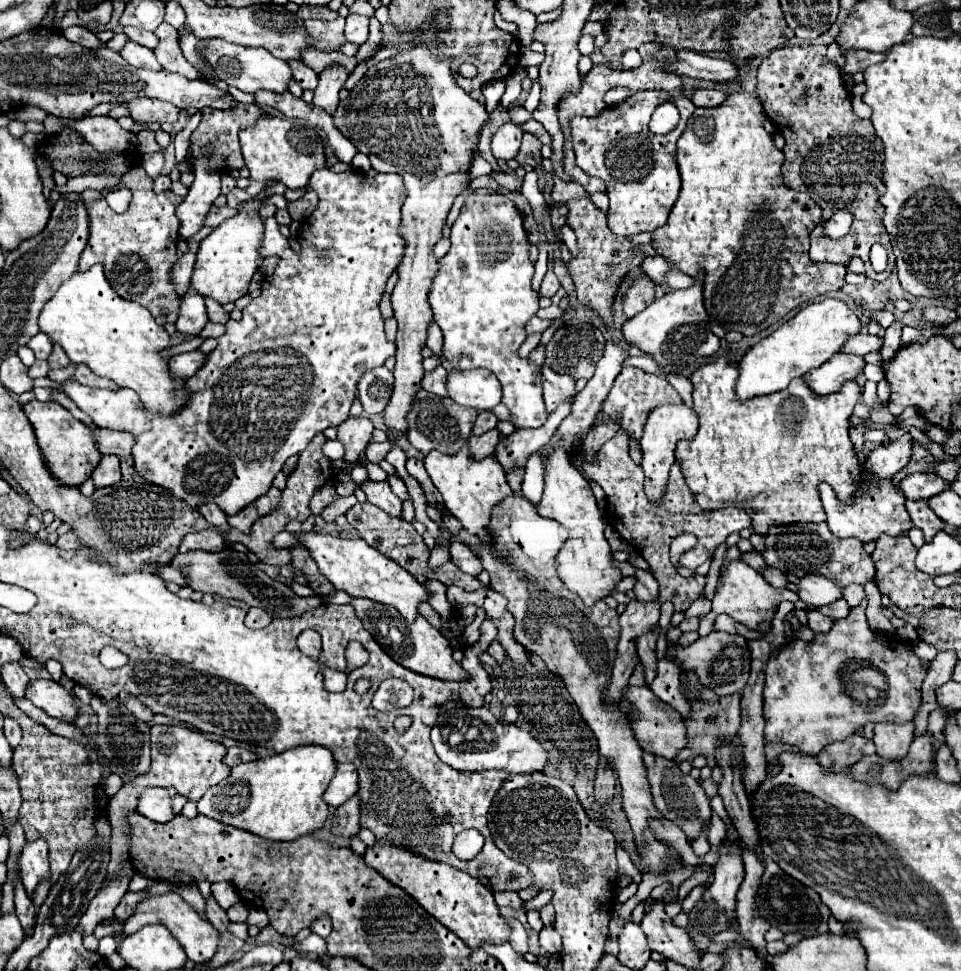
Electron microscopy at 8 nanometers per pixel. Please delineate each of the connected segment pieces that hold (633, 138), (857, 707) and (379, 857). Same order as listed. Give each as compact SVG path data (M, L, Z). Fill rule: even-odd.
M641 91L627 97L623 103L607 107L597 117L575 117L571 121L577 165L587 175L605 183L609 197L607 221L615 235L631 237L643 231L655 231L665 225L669 211L677 201L681 189L681 177L675 161L677 139L685 131L695 105L687 97L677 97L677 101L673 101L681 115L677 127L667 135L655 135L649 129L649 121L655 107L667 99L669 93Z
M865 603L851 609L849 617L835 621L833 629L827 635L815 635L813 641L793 639L777 657L769 659L765 669L765 739L781 741L799 747L803 753L817 755L825 745L833 741L843 741L855 733L857 727L865 723L907 723L913 721L915 711L921 705L921 683L925 679L925 667L919 663L919 657L913 653L913 647L903 641L887 641L885 635L879 635L869 629L865 621ZM859 667L875 667L887 679L887 691L879 701L859 699L857 689L847 691L847 679L841 679L841 671L855 671Z
M377 843L375 847L367 849L365 863L377 873L381 873L387 881L409 893L429 915L433 915L441 925L445 925L461 941L465 941L467 947L481 949L481 943L509 941L511 927L501 917L493 893L485 885L481 885L481 881L477 881L475 877L461 873L445 863L425 861L415 853L385 843Z

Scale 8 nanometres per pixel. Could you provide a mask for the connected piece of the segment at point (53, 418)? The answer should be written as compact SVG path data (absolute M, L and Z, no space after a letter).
M33 399L23 407L23 411L25 411L25 415L35 431L37 445L41 449L41 455L43 455L47 469L61 485L79 487L87 477L91 477L101 455L97 453L97 447L93 441L93 431L87 425L77 421L65 407L61 407L55 401L41 403L41 401Z

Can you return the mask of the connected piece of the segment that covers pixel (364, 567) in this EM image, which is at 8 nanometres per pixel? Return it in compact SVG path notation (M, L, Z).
M305 533L301 535L301 543L311 551L319 571L335 585L335 589L349 593L351 597L365 597L383 605L395 607L407 621L413 621L419 615L419 603L427 601L431 593L425 589L421 581L411 577L401 565L395 561L389 561L375 549L369 549L369 545L363 539L349 541L343 537L333 535L321 535L321 533Z

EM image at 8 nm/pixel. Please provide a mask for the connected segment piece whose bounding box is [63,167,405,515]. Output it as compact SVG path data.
M325 167L325 169L315 171L311 175L309 187L319 195L319 205L317 205L315 213L303 223L301 235L307 235L307 239L301 239L301 253L297 255L297 253L291 251L287 239L281 235L279 225L277 225L277 221L273 217L263 221L265 231L263 231L263 239L261 239L261 252L279 255L281 257L279 265L277 265L271 281L269 283L263 281L261 295L255 301L251 301L249 307L243 309L243 319L241 321L227 321L227 329L229 331L223 337L217 339L219 345L217 345L215 351L209 353L207 363L203 365L203 369L195 377L185 381L185 391L189 395L193 395L193 397L189 399L189 403L177 415L161 417L161 415L155 415L155 413L147 413L147 409L143 407L139 395L133 389L117 389L117 391L93 389L93 387L85 387L85 385L81 385L81 383L77 383L73 379L63 383L63 389L65 389L67 397L71 397L77 403L77 407L81 411L85 411L93 419L93 423L97 427L133 433L135 435L135 445L133 445L133 467L135 467L135 471L145 481L169 489L177 499L185 501L191 509L197 509L199 505L205 505L205 503L215 503L225 515L235 515L243 507L251 505L255 499L263 497L271 489L271 483L273 483L275 475L281 471L283 463L291 455L299 455L317 433L323 433L327 427L333 427L335 423L341 425L349 417L349 409L351 409L351 405L355 401L359 377L369 369L381 367L385 363L385 359L395 355L395 351L397 351L395 343L389 343L385 339L383 317L381 317L381 311L379 311L379 303L381 303L381 297L385 293L387 277L391 277L391 273L397 269L397 265L401 261L401 255L403 255L403 249L405 249L405 245L403 245L403 241L399 237L401 207L403 207L403 201L405 201L405 183L403 183L403 179L397 177L397 173L377 173L375 177L367 177L365 173L359 173L359 171L333 173L333 171L329 171Z

